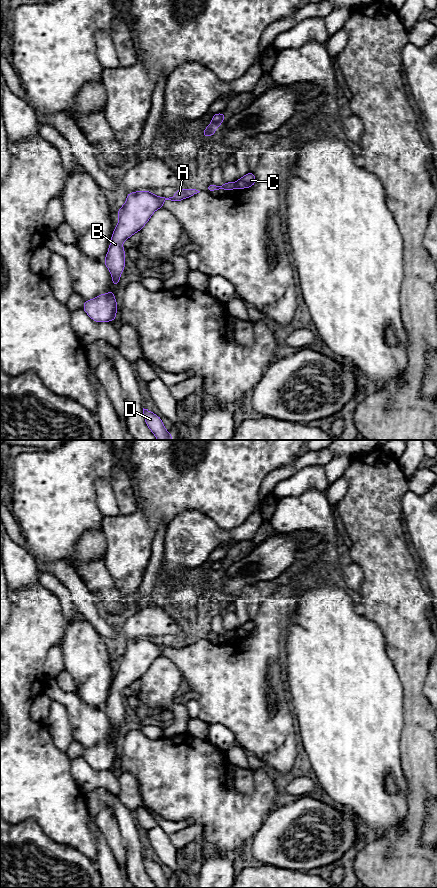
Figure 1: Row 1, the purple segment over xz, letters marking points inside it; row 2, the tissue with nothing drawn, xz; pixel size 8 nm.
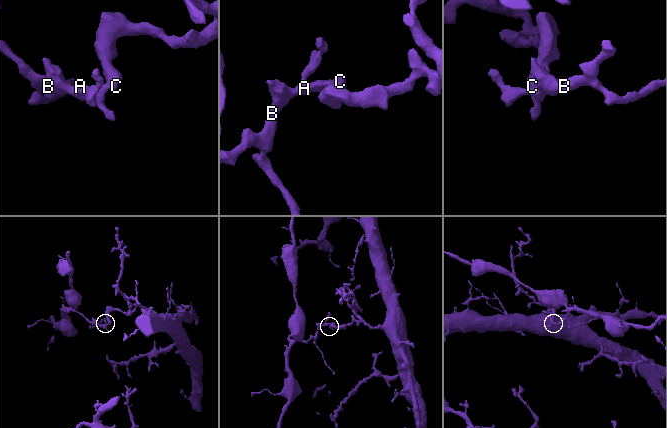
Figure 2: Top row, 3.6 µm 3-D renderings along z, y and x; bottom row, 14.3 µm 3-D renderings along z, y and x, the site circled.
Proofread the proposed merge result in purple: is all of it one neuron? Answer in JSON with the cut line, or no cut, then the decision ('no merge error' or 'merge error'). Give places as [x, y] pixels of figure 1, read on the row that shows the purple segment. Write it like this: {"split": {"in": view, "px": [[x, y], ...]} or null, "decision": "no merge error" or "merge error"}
{"split": {"in": "xz", "px": [[234, 182], [236, 187]]}, "decision": "merge error"}

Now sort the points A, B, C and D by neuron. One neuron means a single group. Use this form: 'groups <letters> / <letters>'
groups A B D / C

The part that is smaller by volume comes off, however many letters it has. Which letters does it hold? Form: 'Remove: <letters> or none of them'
Remove: A, B, D

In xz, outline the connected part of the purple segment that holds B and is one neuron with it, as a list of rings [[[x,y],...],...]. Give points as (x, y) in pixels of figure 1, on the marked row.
[[[181,188],[176,190],[176,193],[169,198],[156,196],[151,191],[146,191],[146,190],[127,193],[127,197],[124,205],[117,210],[119,216],[118,223],[113,230],[112,237],[110,240],[110,245],[106,257],[103,261],[103,263],[108,268],[111,274],[113,286],[119,286],[121,274],[125,269],[126,254],[125,254],[125,249],[122,246],[123,242],[127,239],[130,239],[130,237],[133,234],[138,233],[147,224],[147,222],[150,220],[154,212],[164,207],[165,200],[181,201],[190,198],[199,192],[200,191],[196,189]]]

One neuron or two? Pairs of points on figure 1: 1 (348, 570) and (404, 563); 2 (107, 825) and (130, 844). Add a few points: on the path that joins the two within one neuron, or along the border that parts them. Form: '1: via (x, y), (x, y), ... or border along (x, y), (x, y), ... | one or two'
1: border along (346, 559), (355, 562), (362, 572), (360, 592) | two
2: border along (113, 815), (125, 848), (126, 860) | two

